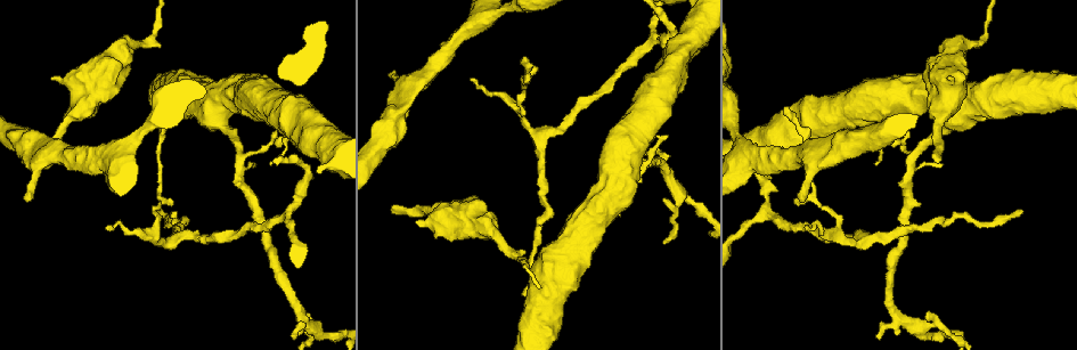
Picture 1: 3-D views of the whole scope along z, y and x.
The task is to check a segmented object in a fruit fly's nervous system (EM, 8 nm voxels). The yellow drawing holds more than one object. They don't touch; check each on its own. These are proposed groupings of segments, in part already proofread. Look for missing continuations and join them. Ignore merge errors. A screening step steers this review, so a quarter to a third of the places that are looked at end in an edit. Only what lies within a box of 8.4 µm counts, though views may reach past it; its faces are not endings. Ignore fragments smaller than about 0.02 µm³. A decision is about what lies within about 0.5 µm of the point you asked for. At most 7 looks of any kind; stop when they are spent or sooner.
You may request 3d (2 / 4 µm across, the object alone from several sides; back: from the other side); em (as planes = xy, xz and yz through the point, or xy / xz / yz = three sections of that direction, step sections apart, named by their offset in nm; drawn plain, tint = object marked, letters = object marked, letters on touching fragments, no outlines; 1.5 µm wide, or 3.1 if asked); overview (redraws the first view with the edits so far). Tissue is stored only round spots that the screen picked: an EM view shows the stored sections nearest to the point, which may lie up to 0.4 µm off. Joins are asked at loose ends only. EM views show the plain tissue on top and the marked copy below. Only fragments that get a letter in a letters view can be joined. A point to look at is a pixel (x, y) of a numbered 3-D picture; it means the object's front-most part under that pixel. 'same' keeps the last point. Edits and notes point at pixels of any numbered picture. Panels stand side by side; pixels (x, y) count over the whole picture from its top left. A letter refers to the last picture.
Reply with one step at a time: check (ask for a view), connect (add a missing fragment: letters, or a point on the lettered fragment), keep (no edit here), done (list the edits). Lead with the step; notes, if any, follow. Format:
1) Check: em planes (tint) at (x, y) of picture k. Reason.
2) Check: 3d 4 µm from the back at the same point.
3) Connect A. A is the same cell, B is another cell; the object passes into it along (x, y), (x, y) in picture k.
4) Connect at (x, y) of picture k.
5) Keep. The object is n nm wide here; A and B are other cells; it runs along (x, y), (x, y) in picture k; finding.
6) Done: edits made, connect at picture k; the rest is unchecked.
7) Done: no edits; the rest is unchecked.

Check: 3d 4 µm at (803, 200) of picture 1. Thin end.

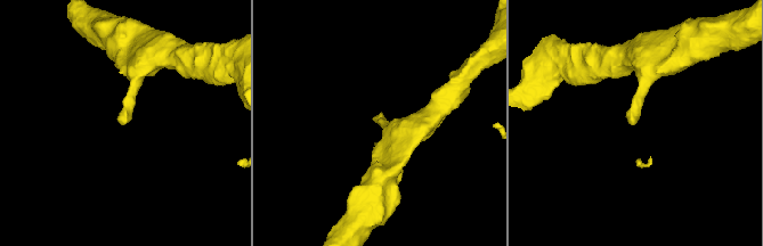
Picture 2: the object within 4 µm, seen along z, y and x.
Check: em planes (tint) at (374, 118) of picture 2.

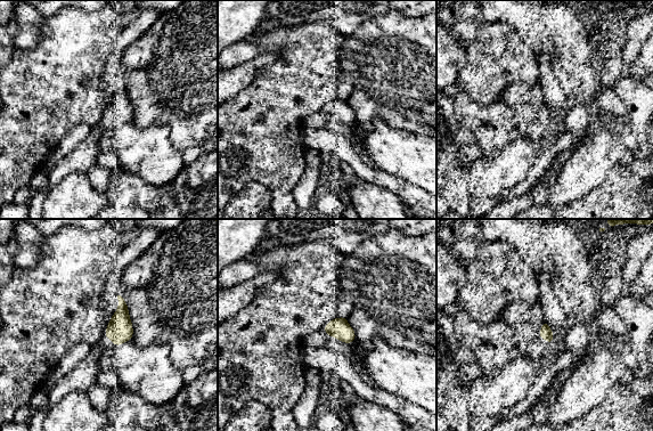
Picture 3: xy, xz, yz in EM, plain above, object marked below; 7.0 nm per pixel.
Check: em planes (letters) at the same point.

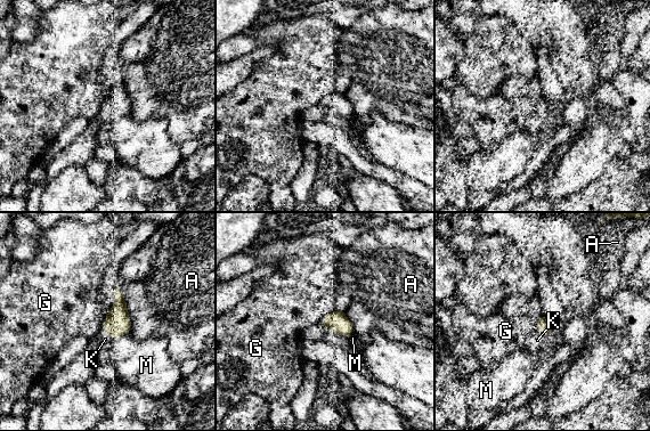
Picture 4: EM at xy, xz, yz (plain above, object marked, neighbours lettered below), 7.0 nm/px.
Connect at (105, 339) of picture 4. The object is 90 nm wide here; K is the same cell, A, G and M are other cells; the cell continues.

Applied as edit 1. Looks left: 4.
Check: overview. See it whole again.

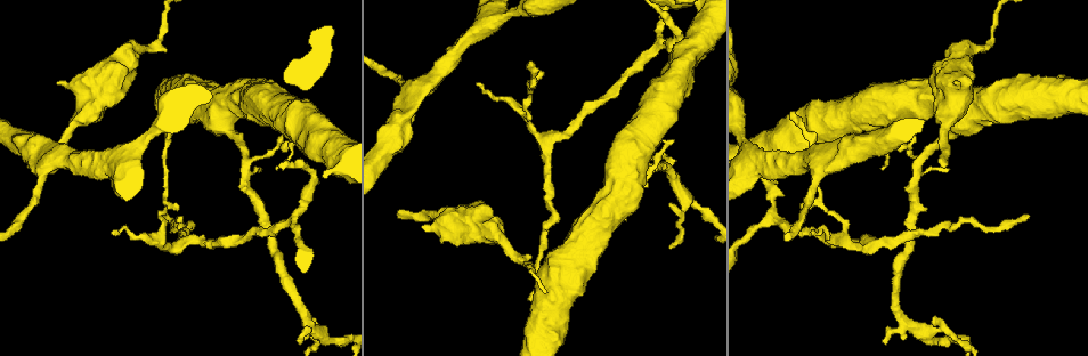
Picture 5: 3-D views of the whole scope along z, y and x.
Check: 3d 2 µm at (115, 233) of picture 5.

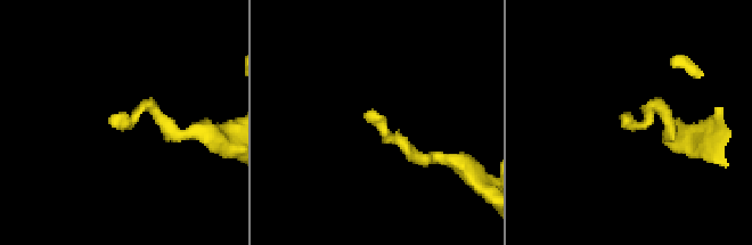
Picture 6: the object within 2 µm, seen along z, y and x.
Check: em planes (letters) at (622, 115) of picture 6. Need the tissue.

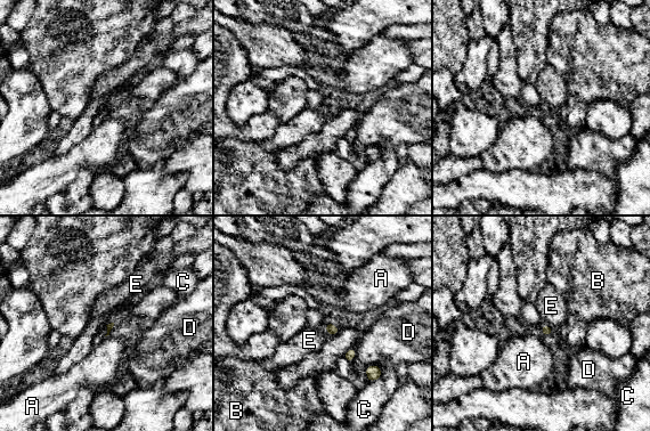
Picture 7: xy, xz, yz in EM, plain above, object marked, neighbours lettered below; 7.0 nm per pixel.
Keep. A, B, C, D and E are other cells; no lettered fragment goes on from it.

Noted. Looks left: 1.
Done: edits made, connect at picture 4; the rest is unchecked.

